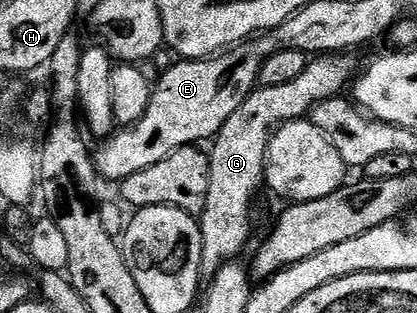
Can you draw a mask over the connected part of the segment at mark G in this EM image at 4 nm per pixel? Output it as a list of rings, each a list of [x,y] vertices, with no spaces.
[[[331,53],[311,58],[296,81],[288,81],[288,85],[259,86],[224,121],[224,129],[212,140],[214,148],[208,151],[208,201],[200,216],[203,276],[212,277],[226,262],[238,257],[250,239],[250,210],[254,207],[254,194],[264,187],[266,154],[274,132],[294,119],[307,118],[320,101],[341,96],[351,82],[354,57],[350,53]]]

